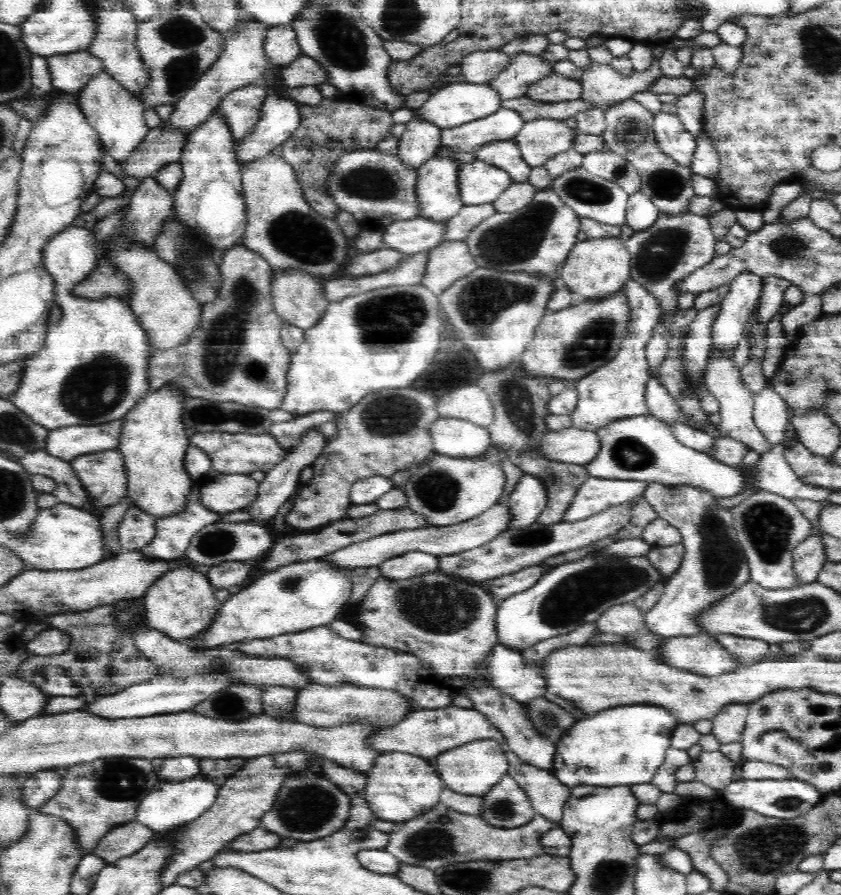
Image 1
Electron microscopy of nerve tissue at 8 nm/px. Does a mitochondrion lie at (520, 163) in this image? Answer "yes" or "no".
no

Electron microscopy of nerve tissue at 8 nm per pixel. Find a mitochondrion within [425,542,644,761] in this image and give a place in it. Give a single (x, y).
(548, 721)

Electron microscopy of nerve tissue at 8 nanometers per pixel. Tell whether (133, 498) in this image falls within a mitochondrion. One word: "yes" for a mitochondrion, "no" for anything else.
no

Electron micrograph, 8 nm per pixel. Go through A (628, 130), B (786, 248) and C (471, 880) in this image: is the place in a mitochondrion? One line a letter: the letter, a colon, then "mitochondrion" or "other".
A: mitochondrion
B: mitochondrion
C: mitochondrion

